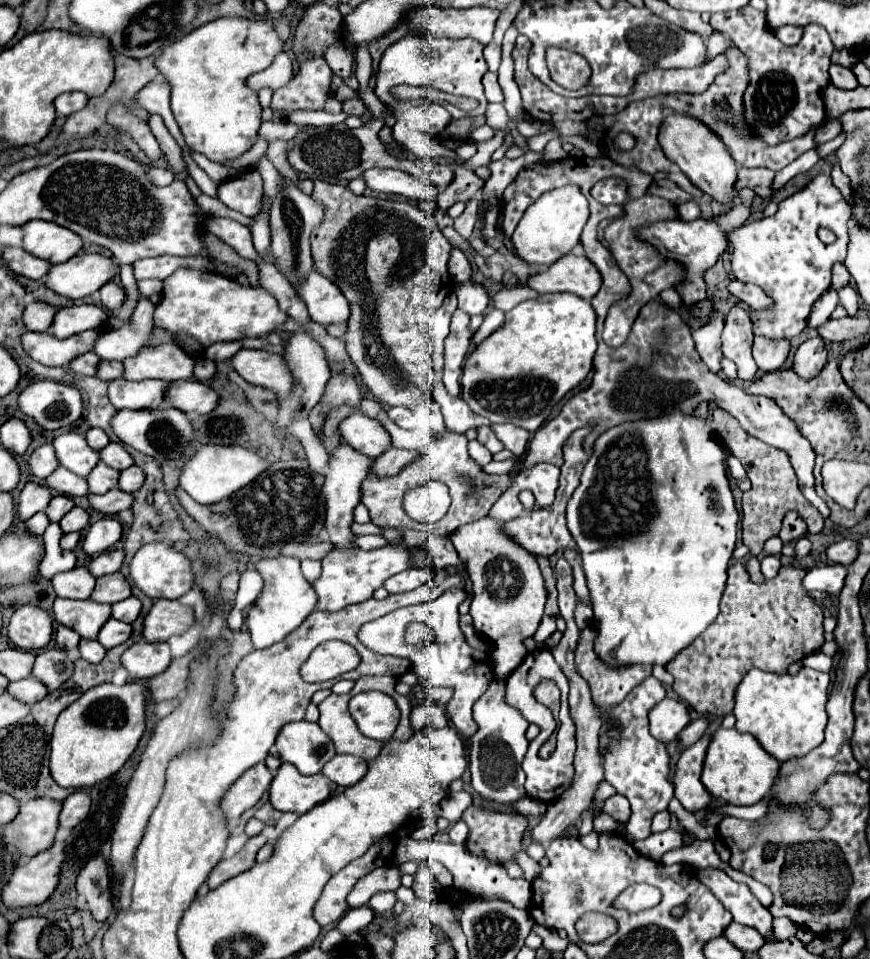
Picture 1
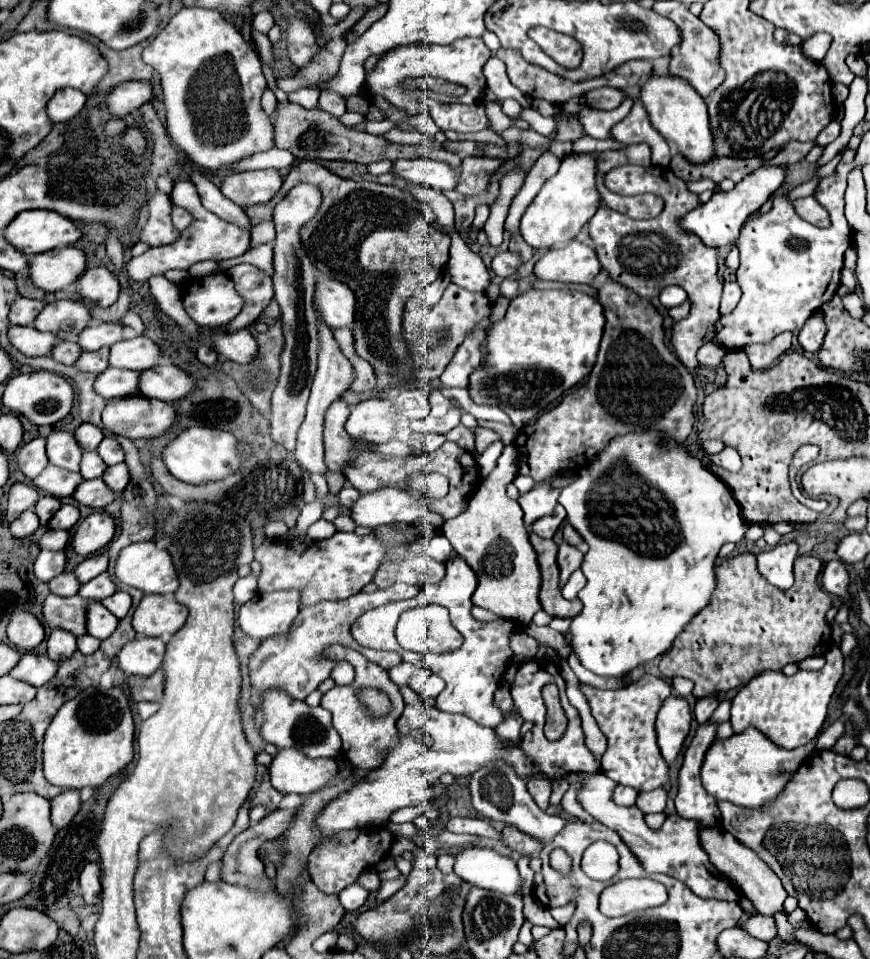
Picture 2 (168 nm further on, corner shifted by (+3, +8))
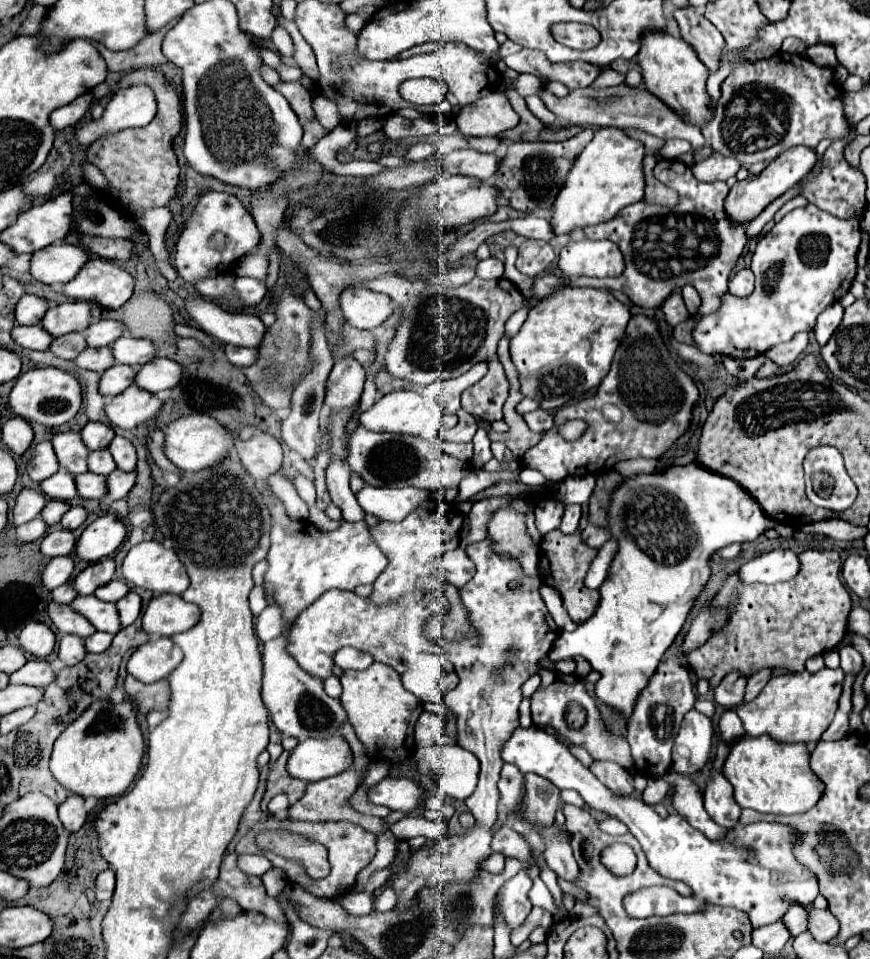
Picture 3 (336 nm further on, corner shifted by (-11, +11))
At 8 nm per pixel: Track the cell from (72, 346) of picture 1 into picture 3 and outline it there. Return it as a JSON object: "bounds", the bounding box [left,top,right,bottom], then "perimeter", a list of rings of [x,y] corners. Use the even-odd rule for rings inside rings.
{"bounds":[12,325,54,351],"perimeter":[[[16,325],[12,329],[12,339],[24,347],[24,349],[34,349],[34,351],[48,351],[50,343],[54,341],[54,337],[48,335],[46,329],[42,329],[42,325]]]}

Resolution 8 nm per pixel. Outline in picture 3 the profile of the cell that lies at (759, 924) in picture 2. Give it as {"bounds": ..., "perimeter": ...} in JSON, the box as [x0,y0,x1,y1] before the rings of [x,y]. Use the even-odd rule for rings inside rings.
{"bounds":[782,907,806,937],"perimeter":[[[790,907],[784,917],[782,917],[782,923],[788,927],[790,935],[796,937],[800,935],[802,931],[806,931],[806,911],[802,907]]]}

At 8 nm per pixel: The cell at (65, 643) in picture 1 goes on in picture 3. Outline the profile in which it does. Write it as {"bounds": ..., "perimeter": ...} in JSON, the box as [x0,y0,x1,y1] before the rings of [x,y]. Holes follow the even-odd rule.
{"bounds":[58,635,86,665],"perimeter":[[[62,635],[62,639],[58,641],[58,657],[64,665],[76,665],[84,659],[84,655],[86,655],[86,647],[82,637]]]}

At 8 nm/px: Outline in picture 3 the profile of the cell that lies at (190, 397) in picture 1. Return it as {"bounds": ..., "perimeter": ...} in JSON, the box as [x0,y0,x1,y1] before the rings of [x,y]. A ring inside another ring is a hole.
{"bounds":[136,357,184,393],"perimeter":[[[154,357],[150,363],[142,365],[136,375],[136,385],[150,393],[158,393],[164,389],[174,389],[180,385],[184,377],[184,367],[176,361]]]}

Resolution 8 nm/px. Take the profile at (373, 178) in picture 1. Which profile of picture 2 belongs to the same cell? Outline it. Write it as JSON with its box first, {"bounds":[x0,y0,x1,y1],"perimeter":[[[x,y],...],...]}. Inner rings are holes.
{"bounds":[392,158,458,190],"perimeter":[[[428,158],[396,160],[392,172],[400,178],[406,178],[416,184],[426,184],[434,190],[454,190],[458,182],[456,168],[440,160],[428,160]]]}

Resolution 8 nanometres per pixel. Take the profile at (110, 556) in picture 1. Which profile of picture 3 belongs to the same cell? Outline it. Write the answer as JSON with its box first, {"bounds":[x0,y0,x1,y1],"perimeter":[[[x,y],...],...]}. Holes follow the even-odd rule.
{"bounds":[74,557,116,595],"perimeter":[[[106,557],[98,563],[92,563],[90,567],[86,567],[76,579],[74,579],[74,587],[80,595],[90,595],[94,593],[96,587],[106,585],[108,581],[112,581],[116,571],[116,563],[112,557]]]}

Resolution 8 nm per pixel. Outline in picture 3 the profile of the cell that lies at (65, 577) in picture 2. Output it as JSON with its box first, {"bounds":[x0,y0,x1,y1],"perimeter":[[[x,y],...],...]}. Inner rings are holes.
{"bounds":[52,583,78,603],"perimeter":[[[64,583],[52,591],[52,597],[56,603],[72,603],[72,599],[78,597],[78,591],[74,589],[72,583]]]}

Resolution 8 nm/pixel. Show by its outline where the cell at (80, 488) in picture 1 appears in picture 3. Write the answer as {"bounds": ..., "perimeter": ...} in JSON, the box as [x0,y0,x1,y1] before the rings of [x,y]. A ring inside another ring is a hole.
{"bounds":[40,467,78,501],"perimeter":[[[60,467],[58,473],[54,473],[52,477],[44,479],[40,483],[40,489],[50,497],[50,499],[60,499],[60,501],[70,501],[74,497],[78,497],[78,491],[76,491],[76,479],[74,475]]]}

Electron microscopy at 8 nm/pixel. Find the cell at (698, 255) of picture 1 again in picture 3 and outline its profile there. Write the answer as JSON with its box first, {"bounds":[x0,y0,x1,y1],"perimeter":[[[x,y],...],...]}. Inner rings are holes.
{"bounds":[724,147,818,225],"perimeter":[[[794,147],[794,149],[790,149],[790,151],[784,151],[784,153],[778,155],[760,175],[756,175],[756,177],[750,175],[748,179],[738,181],[738,183],[730,189],[730,193],[728,193],[726,201],[724,201],[724,211],[726,211],[726,215],[730,217],[730,221],[734,221],[734,223],[738,223],[738,225],[750,223],[750,221],[756,219],[776,197],[780,197],[784,191],[788,191],[792,185],[796,185],[802,177],[806,177],[806,175],[810,173],[810,169],[814,167],[816,161],[818,161],[818,157],[816,157],[814,149],[810,149],[810,147]]]}

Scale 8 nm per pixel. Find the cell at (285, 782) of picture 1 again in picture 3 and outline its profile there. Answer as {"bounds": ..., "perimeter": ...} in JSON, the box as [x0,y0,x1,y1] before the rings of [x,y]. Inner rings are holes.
{"bounds":[288,737,352,783],"perimeter":[[[342,737],[334,739],[306,739],[296,745],[288,759],[290,777],[314,783],[334,777],[352,765],[352,751]]]}

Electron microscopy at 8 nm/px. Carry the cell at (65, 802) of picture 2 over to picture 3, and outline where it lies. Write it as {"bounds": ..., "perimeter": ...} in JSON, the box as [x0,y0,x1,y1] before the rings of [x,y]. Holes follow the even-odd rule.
{"bounds":[58,795,88,833],"perimeter":[[[70,795],[70,797],[58,807],[58,817],[60,817],[62,825],[64,825],[70,833],[78,831],[78,829],[84,825],[86,815],[88,815],[88,813],[86,813],[86,807],[84,807],[84,797],[80,797],[80,795]]]}

